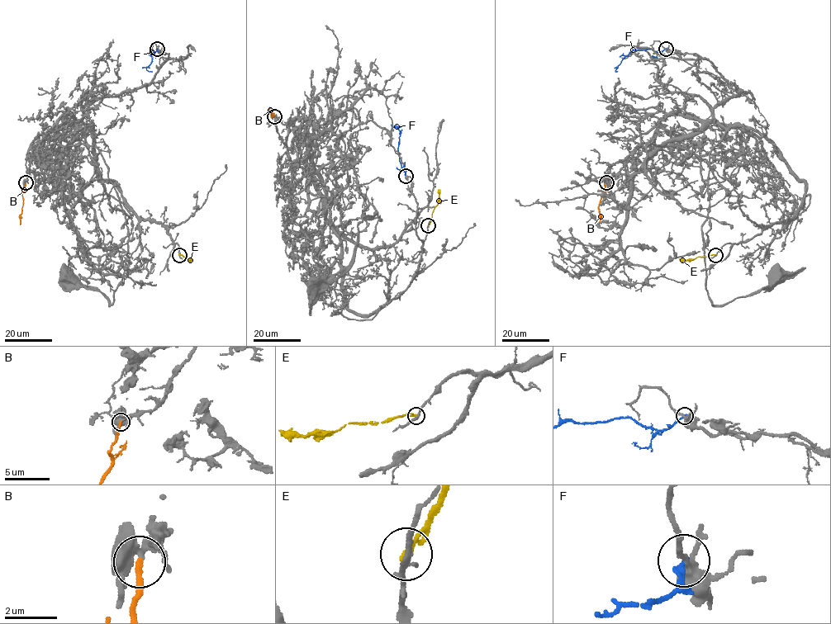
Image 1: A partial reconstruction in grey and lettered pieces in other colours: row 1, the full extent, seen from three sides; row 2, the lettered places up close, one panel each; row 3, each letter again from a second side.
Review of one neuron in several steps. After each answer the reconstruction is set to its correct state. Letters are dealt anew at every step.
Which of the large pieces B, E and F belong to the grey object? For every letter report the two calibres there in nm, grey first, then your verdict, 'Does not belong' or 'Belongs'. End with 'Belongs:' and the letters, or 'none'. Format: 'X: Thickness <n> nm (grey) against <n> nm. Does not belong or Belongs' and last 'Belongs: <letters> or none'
B: Thickness 280 nm (grey) against 200 nm. Belongs
E: Thickness 220 nm (grey) against 200 nm. Does not belong
F: Thickness 240 nm (grey) against 170 nm. Does not belong
Belongs: B

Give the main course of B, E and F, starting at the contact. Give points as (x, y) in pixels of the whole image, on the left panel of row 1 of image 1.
B: (25, 182), (21, 223)
E: (179, 255), (189, 258)
F: (157, 49), (153, 52), (149, 50), (152, 62), (146, 68), (152, 72)

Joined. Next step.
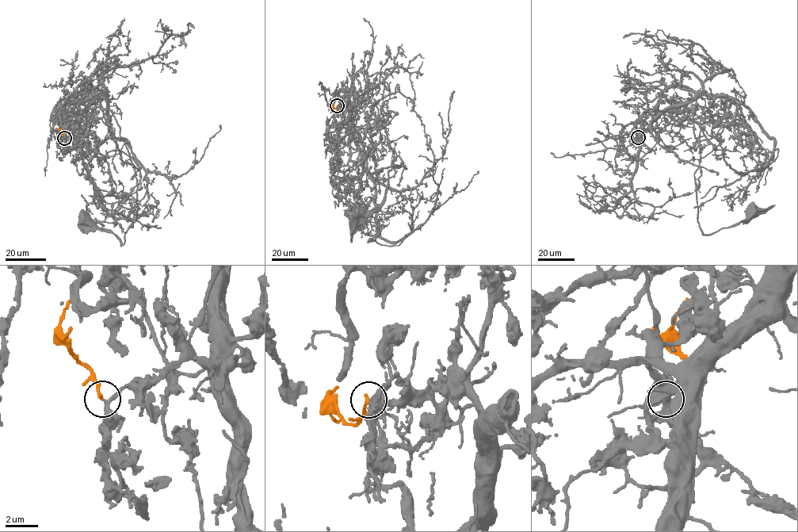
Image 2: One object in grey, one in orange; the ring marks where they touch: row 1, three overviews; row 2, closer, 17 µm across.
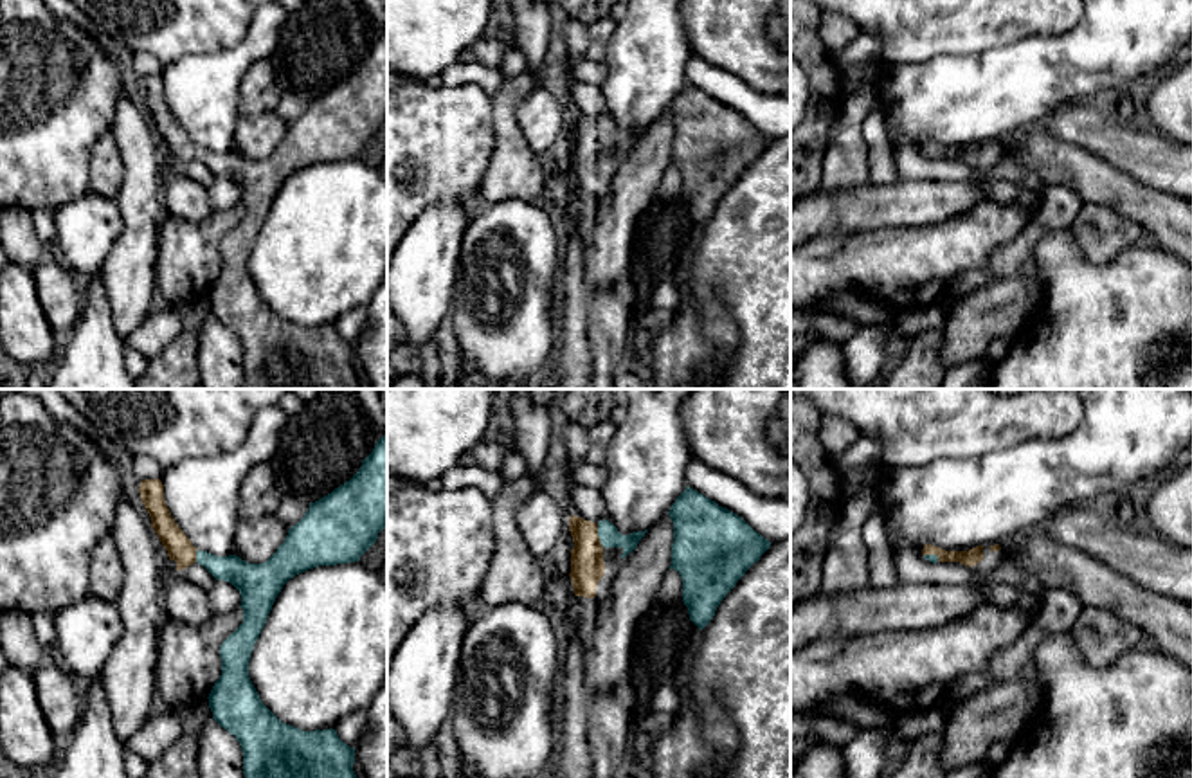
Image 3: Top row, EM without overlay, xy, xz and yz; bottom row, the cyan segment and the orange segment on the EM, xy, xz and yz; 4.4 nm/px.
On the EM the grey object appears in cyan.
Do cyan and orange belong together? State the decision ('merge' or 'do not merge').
merge

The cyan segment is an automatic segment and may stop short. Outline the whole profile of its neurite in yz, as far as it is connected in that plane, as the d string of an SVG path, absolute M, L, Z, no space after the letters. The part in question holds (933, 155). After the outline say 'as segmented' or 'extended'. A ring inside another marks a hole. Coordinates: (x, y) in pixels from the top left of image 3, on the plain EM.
M926 140L922 146L922 151L926 157L936 160L936 158L960 158L963 162L976 162L983 157L983 142L976 142L969 148L945 148L942 144Z | extended

